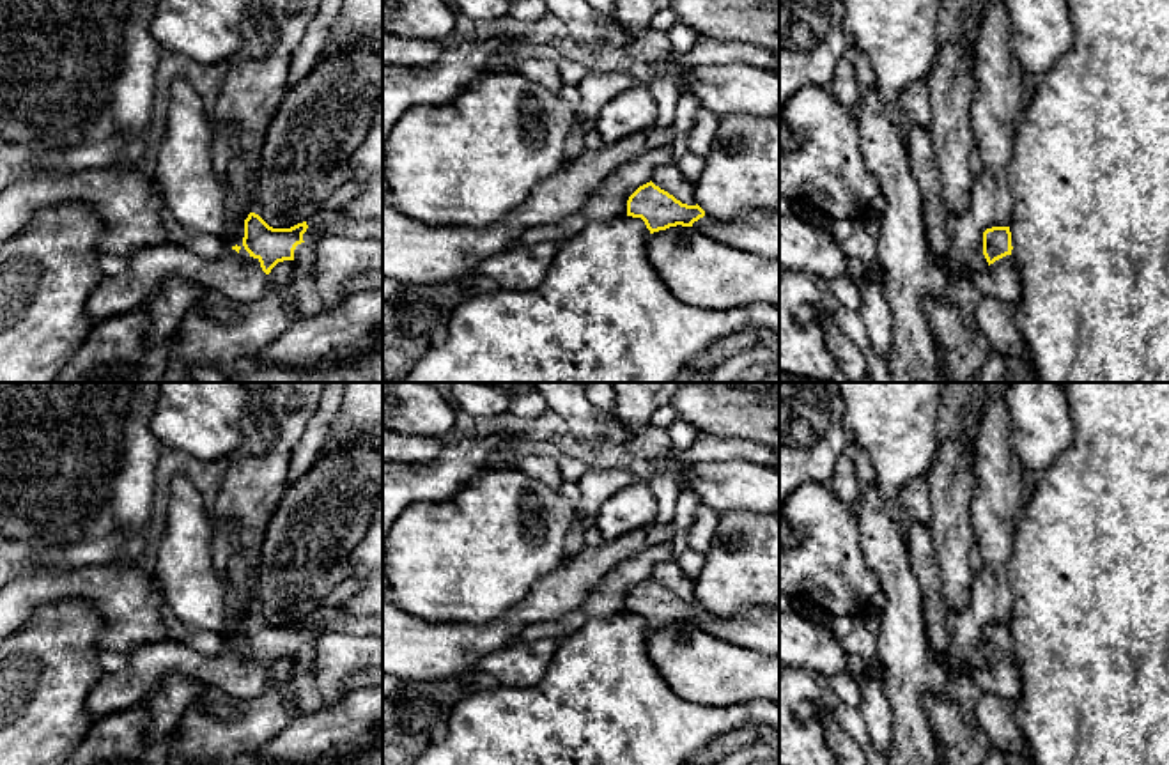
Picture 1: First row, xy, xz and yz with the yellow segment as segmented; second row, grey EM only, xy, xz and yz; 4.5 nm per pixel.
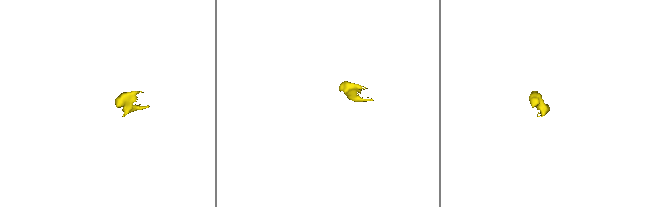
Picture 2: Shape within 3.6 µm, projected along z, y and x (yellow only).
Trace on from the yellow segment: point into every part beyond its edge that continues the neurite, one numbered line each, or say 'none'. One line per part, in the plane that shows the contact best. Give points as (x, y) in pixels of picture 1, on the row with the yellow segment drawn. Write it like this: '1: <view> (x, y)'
1: xy (326, 220)
2: xy (241, 280)

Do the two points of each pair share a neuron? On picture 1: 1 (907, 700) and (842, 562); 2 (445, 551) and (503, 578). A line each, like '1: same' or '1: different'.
1: different
2: same

